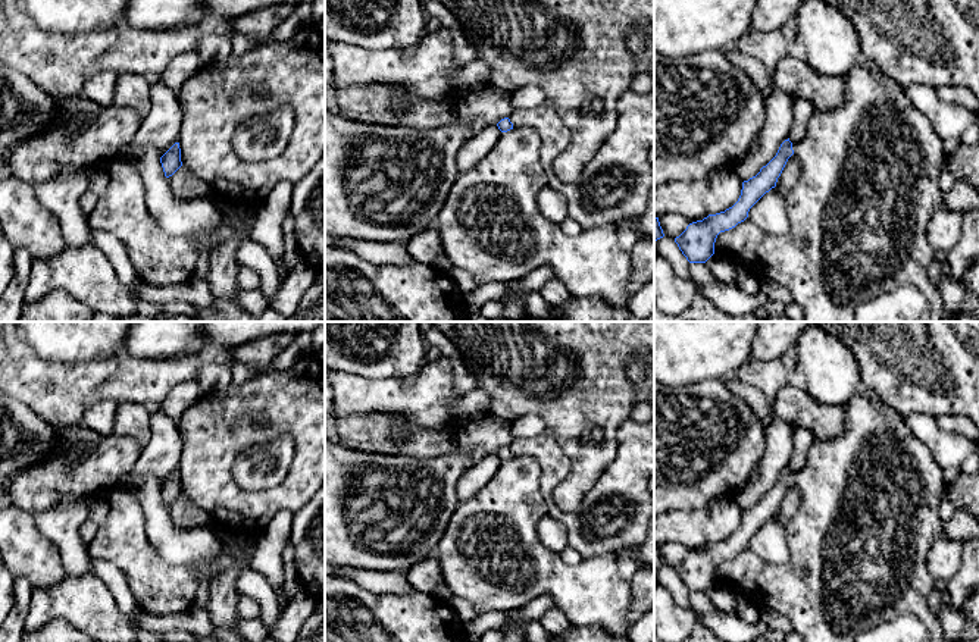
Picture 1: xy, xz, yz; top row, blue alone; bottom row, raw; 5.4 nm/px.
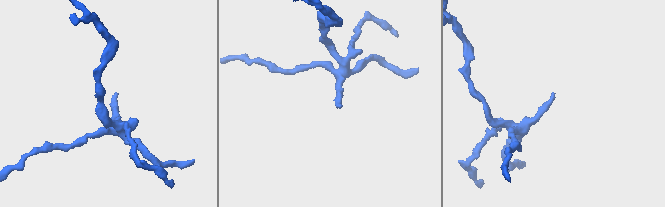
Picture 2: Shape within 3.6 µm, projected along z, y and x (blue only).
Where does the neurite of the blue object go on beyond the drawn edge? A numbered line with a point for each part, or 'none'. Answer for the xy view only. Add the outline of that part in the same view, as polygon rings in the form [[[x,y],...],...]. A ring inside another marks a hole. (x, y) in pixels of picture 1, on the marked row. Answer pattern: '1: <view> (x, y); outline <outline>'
none

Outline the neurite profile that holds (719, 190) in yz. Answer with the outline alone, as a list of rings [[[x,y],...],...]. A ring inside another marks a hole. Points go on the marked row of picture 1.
[[[722,167],[689,182],[654,185],[654,216],[679,213],[689,223],[732,207],[742,190],[735,167]]]

